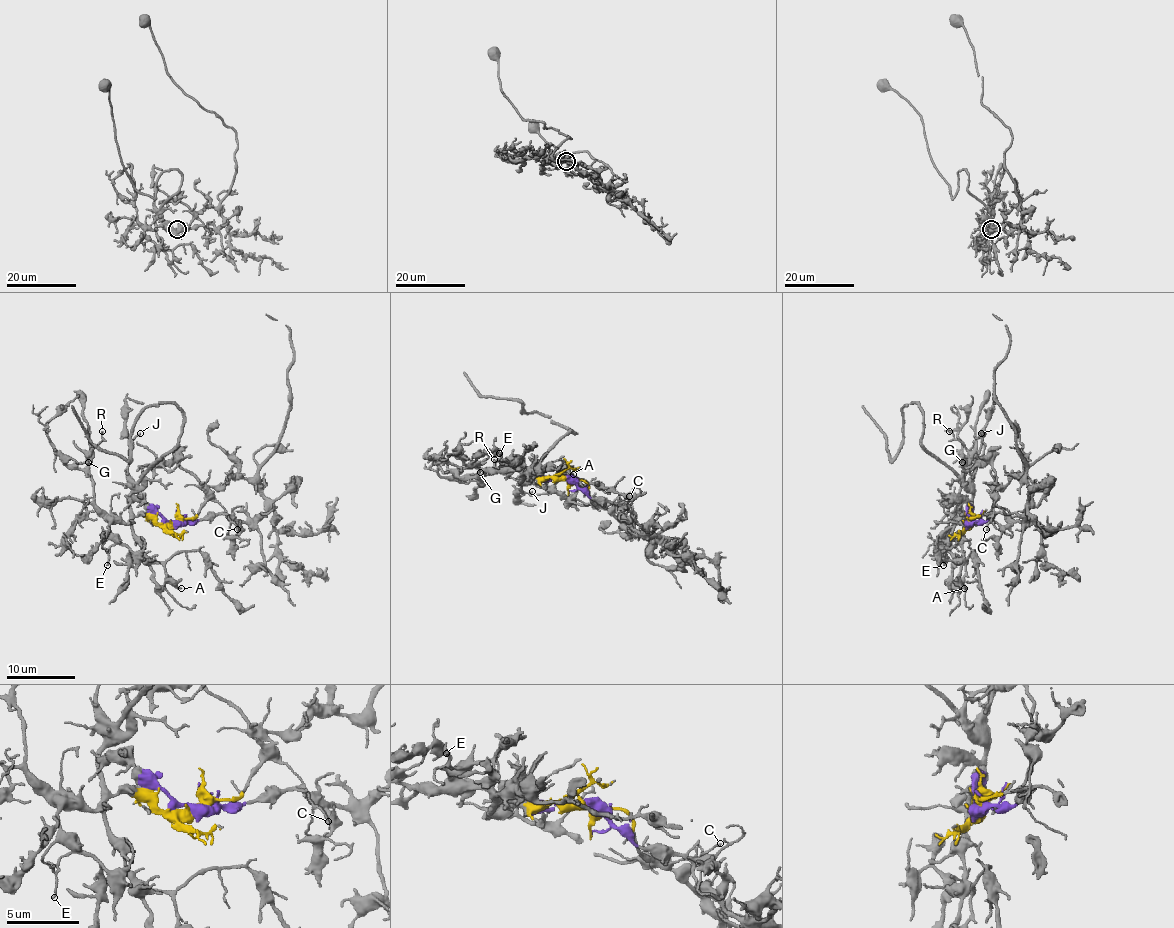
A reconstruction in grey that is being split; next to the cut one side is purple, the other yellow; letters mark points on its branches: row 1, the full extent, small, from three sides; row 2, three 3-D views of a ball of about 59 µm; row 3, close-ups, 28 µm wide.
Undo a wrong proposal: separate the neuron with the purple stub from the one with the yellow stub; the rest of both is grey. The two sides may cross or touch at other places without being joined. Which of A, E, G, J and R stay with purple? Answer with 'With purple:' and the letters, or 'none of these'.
With purple: none of these

